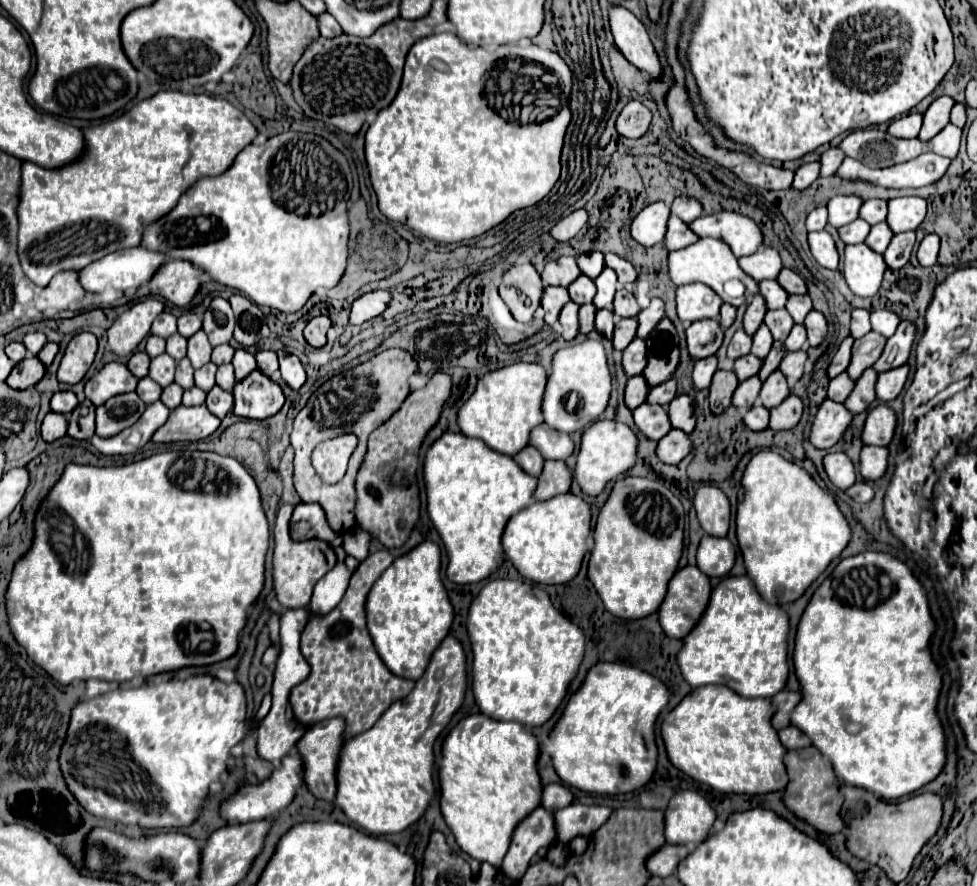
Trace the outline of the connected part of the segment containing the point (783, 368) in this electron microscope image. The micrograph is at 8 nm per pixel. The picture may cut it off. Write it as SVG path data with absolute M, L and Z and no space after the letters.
M804 350L788 352L788 354L782 358L778 370L786 376L786 380L788 380L790 386L794 386L794 384L800 380L800 376L802 376L802 372L804 372L804 362L806 362L806 352L804 352Z

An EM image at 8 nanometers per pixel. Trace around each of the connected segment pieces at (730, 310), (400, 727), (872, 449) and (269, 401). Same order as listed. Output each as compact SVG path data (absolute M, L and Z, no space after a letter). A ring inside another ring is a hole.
M722 304L722 308L720 308L720 316L718 316L718 322L720 322L722 330L726 330L726 328L734 322L734 318L736 318L736 308L730 306L730 304Z
M446 636L440 642L440 648L432 652L432 658L422 674L420 680L416 680L414 690L390 704L388 710L376 720L376 724L346 740L340 754L338 754L338 768L336 768L336 798L334 804L346 814L346 818L360 830L372 836L384 836L402 832L412 822L416 822L422 812L426 810L428 802L434 796L434 778L432 778L432 766L434 766L434 742L440 736L440 732L450 722L452 714L460 708L466 692L466 658L460 642L452 636Z
M864 446L860 452L860 474L864 480L878 480L888 466L888 450L878 446Z
M260 370L250 372L244 380L234 384L234 408L240 418L266 420L284 406L284 394L280 386Z

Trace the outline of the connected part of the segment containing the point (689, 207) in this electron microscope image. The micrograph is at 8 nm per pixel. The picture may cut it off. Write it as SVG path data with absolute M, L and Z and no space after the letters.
M680 196L680 198L676 198L676 200L672 202L670 210L672 210L674 216L678 216L678 218L680 218L682 222L686 222L686 224L690 224L692 220L696 220L696 218L702 214L700 202L694 200L694 198L690 198L690 196Z

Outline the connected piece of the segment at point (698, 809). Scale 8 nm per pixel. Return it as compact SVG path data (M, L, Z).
M692 790L674 794L664 810L664 838L668 844L700 844L716 820L710 804Z

